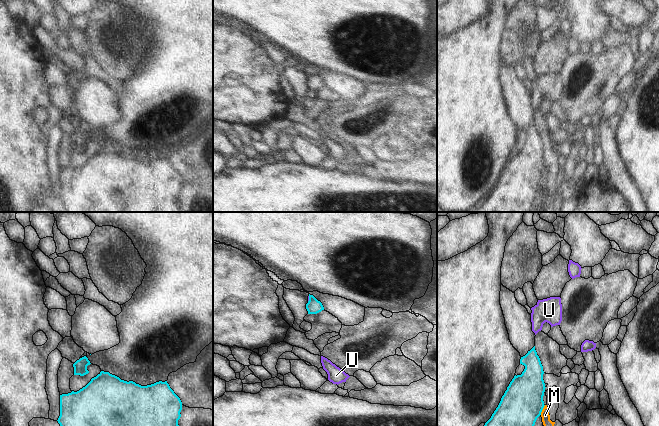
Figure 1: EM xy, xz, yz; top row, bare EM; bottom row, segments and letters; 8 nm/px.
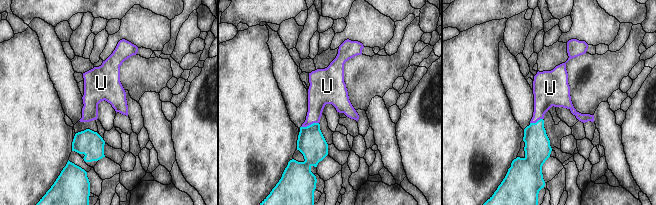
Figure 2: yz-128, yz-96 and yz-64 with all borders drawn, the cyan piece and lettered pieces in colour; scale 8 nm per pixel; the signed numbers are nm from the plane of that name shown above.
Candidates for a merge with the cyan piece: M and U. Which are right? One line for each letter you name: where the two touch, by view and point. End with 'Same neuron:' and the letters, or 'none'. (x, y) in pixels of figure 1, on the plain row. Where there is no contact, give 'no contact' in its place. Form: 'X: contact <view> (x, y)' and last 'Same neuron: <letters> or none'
U: contact xz (309, 75)
Same neuron: U

